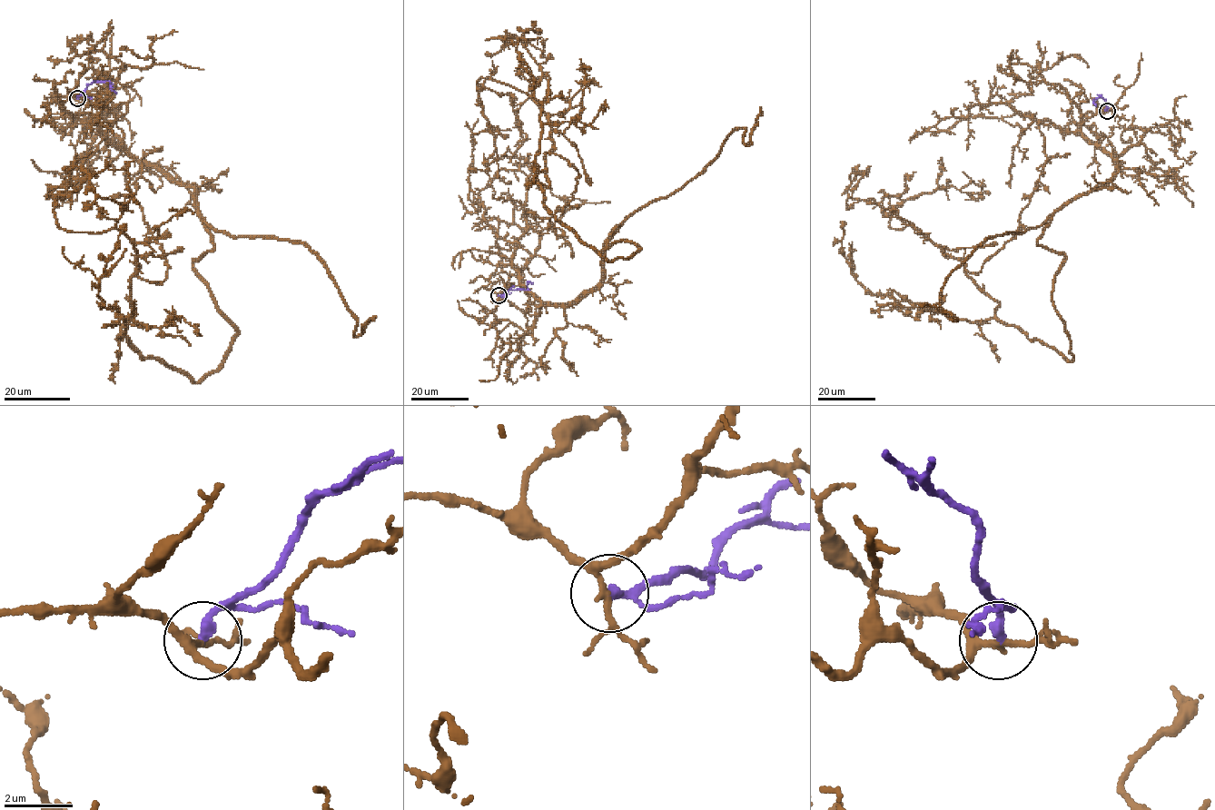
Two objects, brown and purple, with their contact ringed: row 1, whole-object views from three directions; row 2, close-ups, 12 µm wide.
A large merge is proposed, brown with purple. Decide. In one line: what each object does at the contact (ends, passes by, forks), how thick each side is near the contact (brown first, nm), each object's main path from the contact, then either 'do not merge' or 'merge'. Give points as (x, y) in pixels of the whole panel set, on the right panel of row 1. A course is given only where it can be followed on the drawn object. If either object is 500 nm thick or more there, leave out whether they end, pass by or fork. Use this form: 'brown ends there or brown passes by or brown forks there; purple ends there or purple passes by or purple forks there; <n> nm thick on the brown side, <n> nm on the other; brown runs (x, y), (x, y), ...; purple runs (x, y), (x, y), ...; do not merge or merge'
brown forks there; purple ends there; 170 nm thick on the brown side, 300 nm on the other; brown runs (1107, 111), (1081, 132), (1114, 174), (1037, 243), (1064, 256), (1070, 361), (890, 227), (920, 194), (982, 197); purple runs (1107, 111), (1101, 95), (1093, 103), (1096, 106); do not merge

